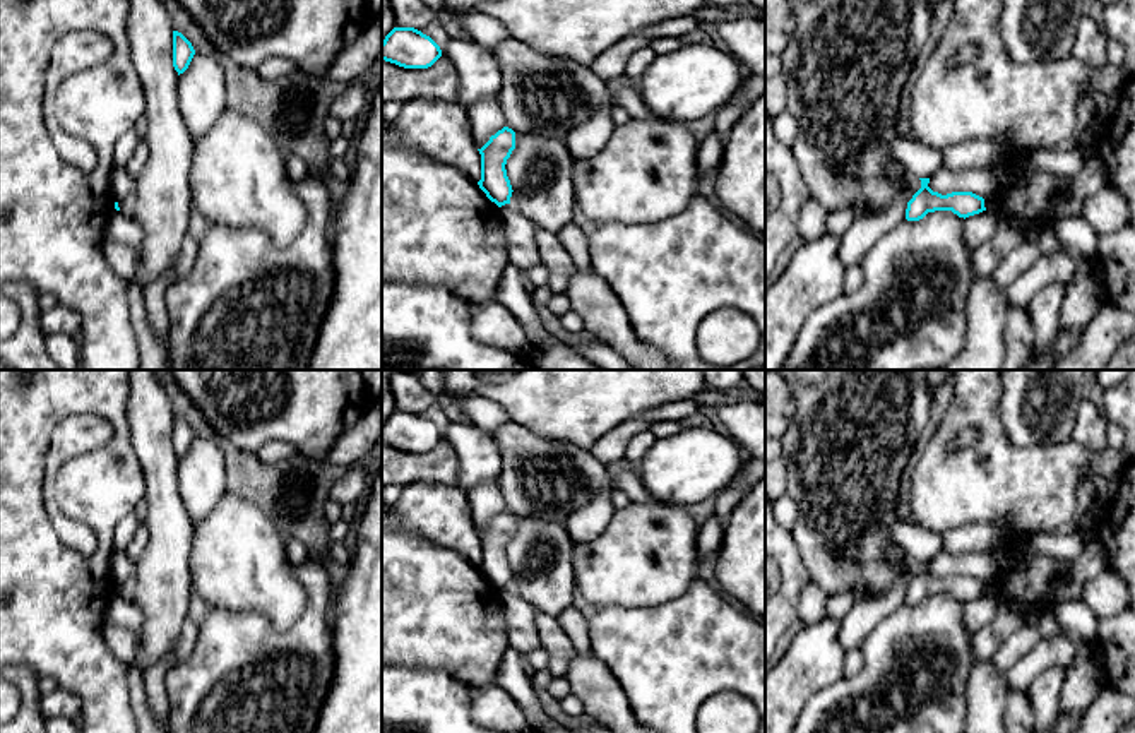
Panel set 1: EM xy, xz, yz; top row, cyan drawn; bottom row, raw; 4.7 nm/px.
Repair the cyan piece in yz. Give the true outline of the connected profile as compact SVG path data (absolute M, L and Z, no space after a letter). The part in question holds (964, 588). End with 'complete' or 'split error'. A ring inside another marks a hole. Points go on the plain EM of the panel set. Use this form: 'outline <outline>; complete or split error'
outline M919 562L919 563L921 563L921 572L907 586L906 593L907 605L919 605L928 596L935 594L952 594L954 598L964 603L986 594L984 582L972 575L952 575L942 579L928 570L930 562Z; complete

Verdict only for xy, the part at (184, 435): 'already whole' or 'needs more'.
already whole

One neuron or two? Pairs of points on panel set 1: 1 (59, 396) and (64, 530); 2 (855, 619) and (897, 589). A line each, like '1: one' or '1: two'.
1: two
2: one

